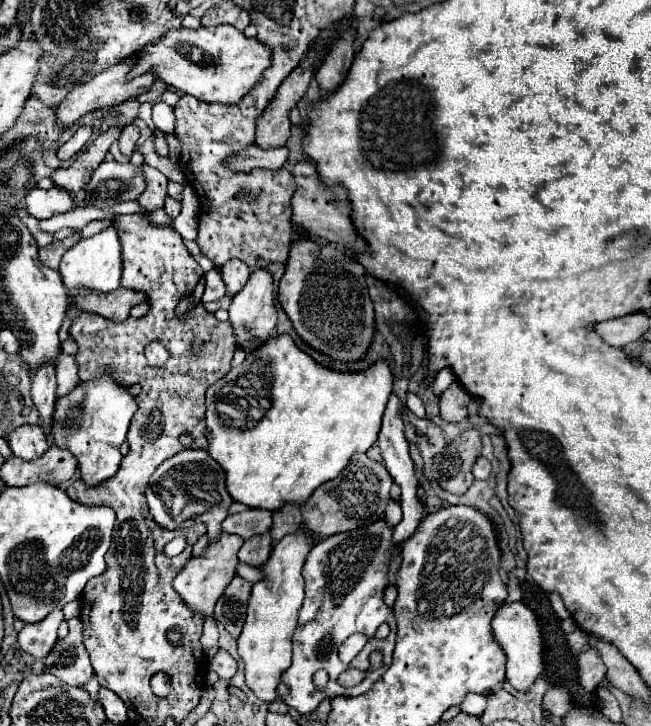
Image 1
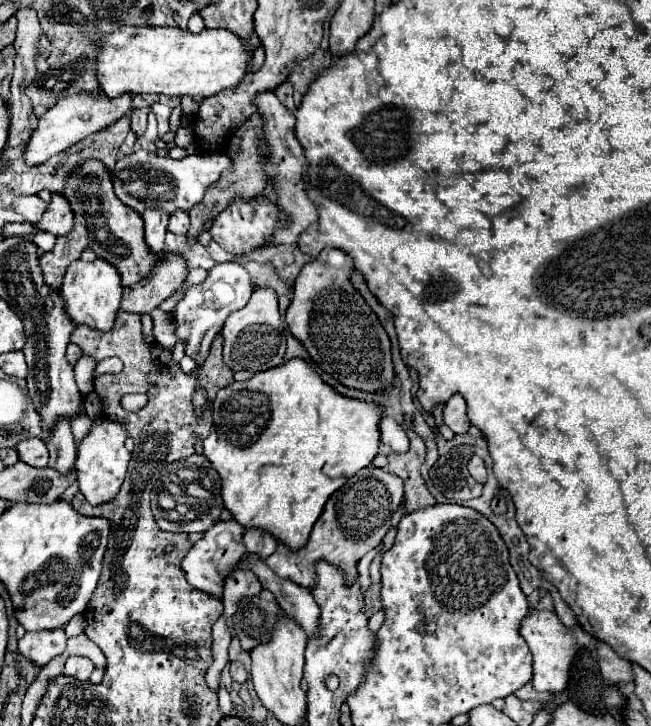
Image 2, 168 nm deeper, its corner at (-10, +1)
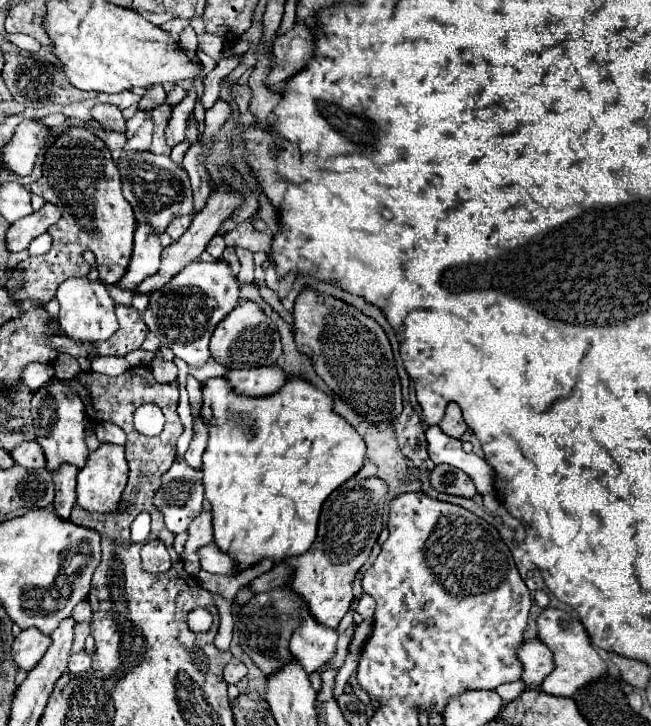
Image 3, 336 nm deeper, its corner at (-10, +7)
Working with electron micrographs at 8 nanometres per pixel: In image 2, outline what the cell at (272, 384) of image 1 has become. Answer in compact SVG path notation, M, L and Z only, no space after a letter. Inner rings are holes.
M293 357L275 369L259 371L247 381L219 389L213 401L213 431L203 439L203 453L223 479L223 501L243 527L267 529L291 549L305 545L325 501L349 477L369 465L379 453L379 421L383 407L337 393L303 359Z

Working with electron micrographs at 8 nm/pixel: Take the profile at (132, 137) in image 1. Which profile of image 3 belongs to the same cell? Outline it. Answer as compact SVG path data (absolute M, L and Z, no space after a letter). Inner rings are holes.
M163 85L147 87L147 89L145 89L145 95L143 95L141 101L139 101L139 109L141 109L141 111L149 111L149 109L155 109L155 107L163 105L165 95L167 95L167 93L165 93Z

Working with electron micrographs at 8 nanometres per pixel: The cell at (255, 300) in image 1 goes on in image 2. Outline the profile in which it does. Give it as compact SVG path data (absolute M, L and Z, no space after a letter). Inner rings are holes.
M257 287L249 303L231 313L223 327L223 359L233 371L247 369L251 373L271 369L283 361L285 355L285 329L279 315L277 293L271 287Z

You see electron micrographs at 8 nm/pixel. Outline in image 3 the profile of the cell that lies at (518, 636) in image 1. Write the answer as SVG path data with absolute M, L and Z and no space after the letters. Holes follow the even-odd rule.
M553 607L543 609L537 619L537 635L555 655L555 669L541 685L545 693L555 697L573 697L577 689L581 689L587 683L599 681L607 673L607 665L589 643L589 635L585 627L581 625L579 619L575 619L567 611L553 609Z

